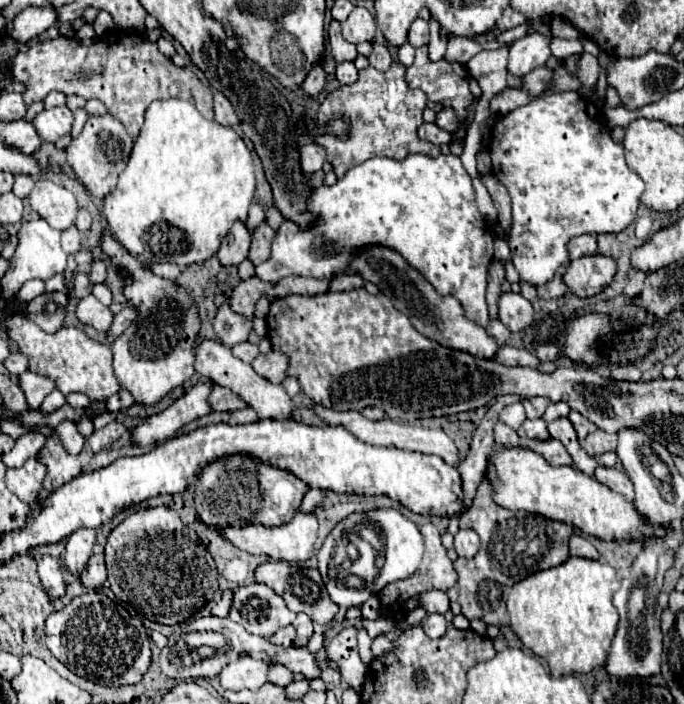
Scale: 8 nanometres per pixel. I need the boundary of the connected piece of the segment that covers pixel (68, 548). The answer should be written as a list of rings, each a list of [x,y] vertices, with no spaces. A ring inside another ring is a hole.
[[[77,529],[75,533],[69,535],[67,545],[65,545],[65,565],[71,573],[81,575],[81,571],[85,569],[91,557],[93,541],[95,541],[93,529]]]

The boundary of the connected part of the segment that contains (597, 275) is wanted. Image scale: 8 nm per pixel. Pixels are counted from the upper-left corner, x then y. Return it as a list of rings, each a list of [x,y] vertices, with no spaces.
[[[601,253],[583,255],[567,265],[563,281],[575,295],[591,297],[601,293],[613,281],[615,271],[617,263],[613,257],[605,257]]]

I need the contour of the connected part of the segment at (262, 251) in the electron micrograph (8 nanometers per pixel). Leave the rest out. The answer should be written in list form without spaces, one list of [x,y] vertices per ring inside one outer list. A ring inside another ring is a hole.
[[[261,223],[259,229],[253,233],[251,251],[249,251],[249,259],[253,261],[253,265],[259,265],[259,261],[267,261],[271,257],[273,237],[275,237],[275,231],[267,223]]]

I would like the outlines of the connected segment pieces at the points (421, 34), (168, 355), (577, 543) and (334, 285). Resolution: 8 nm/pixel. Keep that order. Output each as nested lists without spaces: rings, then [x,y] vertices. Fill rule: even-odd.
[[[421,17],[415,19],[415,23],[413,23],[411,29],[409,29],[409,43],[411,43],[415,49],[429,43],[429,23],[423,21]]]
[[[105,235],[101,249],[111,257],[117,267],[125,267],[133,275],[133,283],[125,289],[125,297],[139,311],[137,321],[111,345],[113,371],[123,389],[141,405],[159,403],[171,389],[183,385],[195,373],[193,369],[193,345],[199,331],[199,315],[193,299],[185,289],[173,281],[153,275],[145,263],[129,255],[111,235]]]
[[[573,535],[571,537],[571,543],[569,543],[569,547],[571,547],[571,555],[573,557],[585,557],[585,559],[599,559],[599,553],[597,553],[597,549],[585,539],[585,537],[581,537],[581,535]]]
[[[343,273],[343,275],[331,279],[329,291],[351,291],[351,289],[359,289],[363,285],[365,285],[365,281],[363,281],[361,275],[357,275],[357,273]]]

